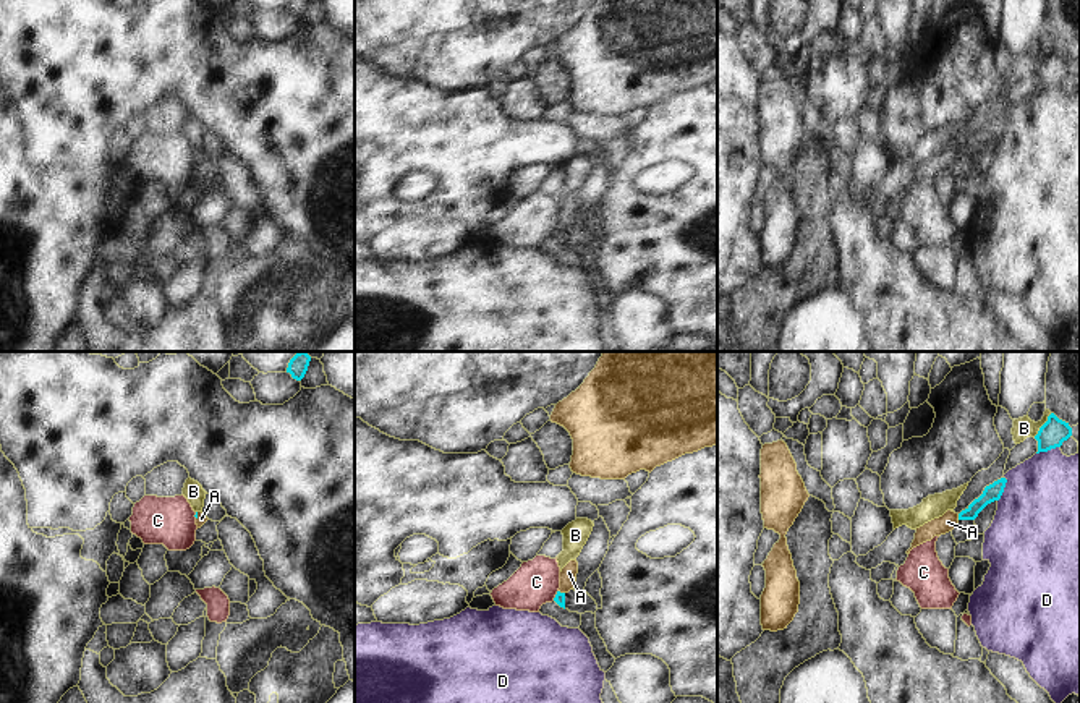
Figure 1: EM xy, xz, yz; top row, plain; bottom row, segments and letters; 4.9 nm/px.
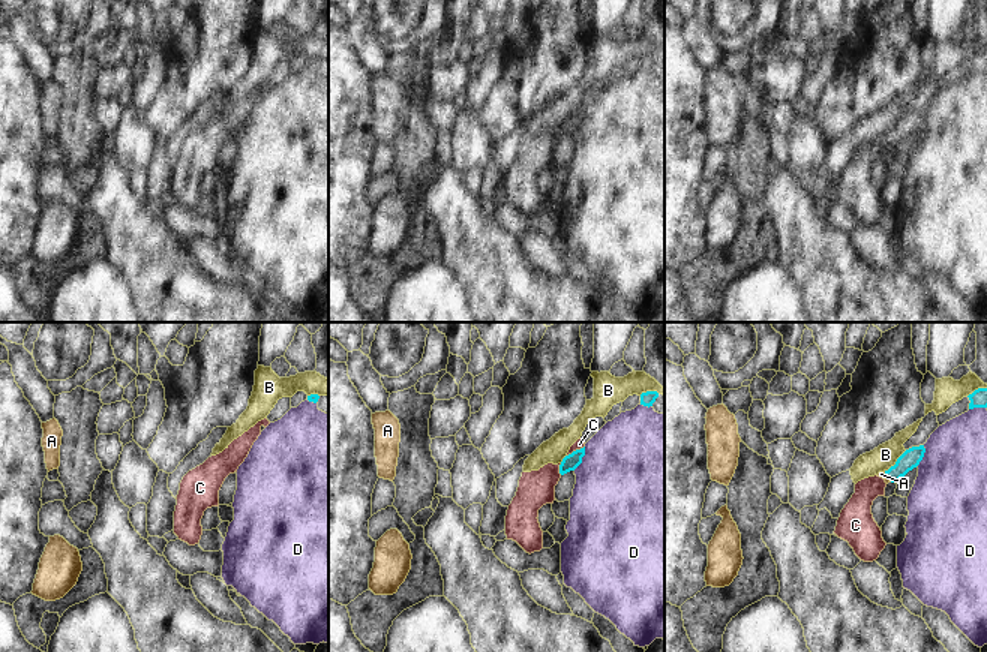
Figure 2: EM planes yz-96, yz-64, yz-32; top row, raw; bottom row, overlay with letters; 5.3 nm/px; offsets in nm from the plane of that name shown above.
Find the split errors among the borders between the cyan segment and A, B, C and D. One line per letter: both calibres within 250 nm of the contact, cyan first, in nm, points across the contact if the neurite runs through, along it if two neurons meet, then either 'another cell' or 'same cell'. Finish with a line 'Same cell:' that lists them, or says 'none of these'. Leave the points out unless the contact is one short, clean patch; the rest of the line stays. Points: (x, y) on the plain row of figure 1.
A: calibres 90 and 90 nm; way yz (991, 130), (969, 151), (959, 154), (948, 159); same cell
B: calibres 140 and 100 nm; another cell
C: calibres 50 and 220 nm; border xz (557, 227), (552, 237); another cell
D: calibres 140 and 460 nm; another cell
Same cell: A

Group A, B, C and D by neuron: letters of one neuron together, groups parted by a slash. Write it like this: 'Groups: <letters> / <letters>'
Groups: A / B / C / D.

